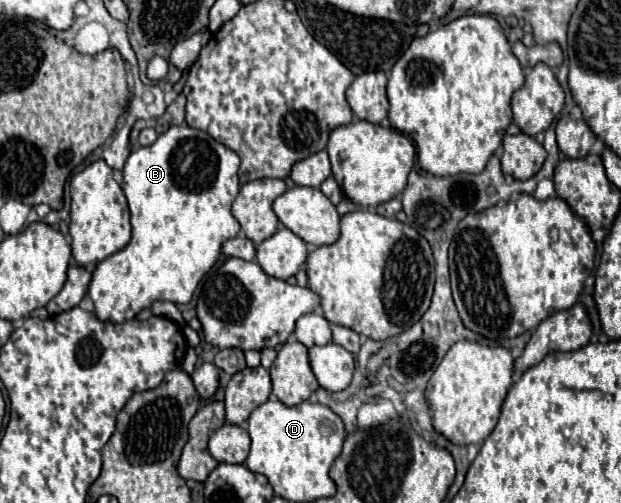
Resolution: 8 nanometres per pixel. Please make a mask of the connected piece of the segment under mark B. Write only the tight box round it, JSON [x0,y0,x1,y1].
[90,124,240,320]

